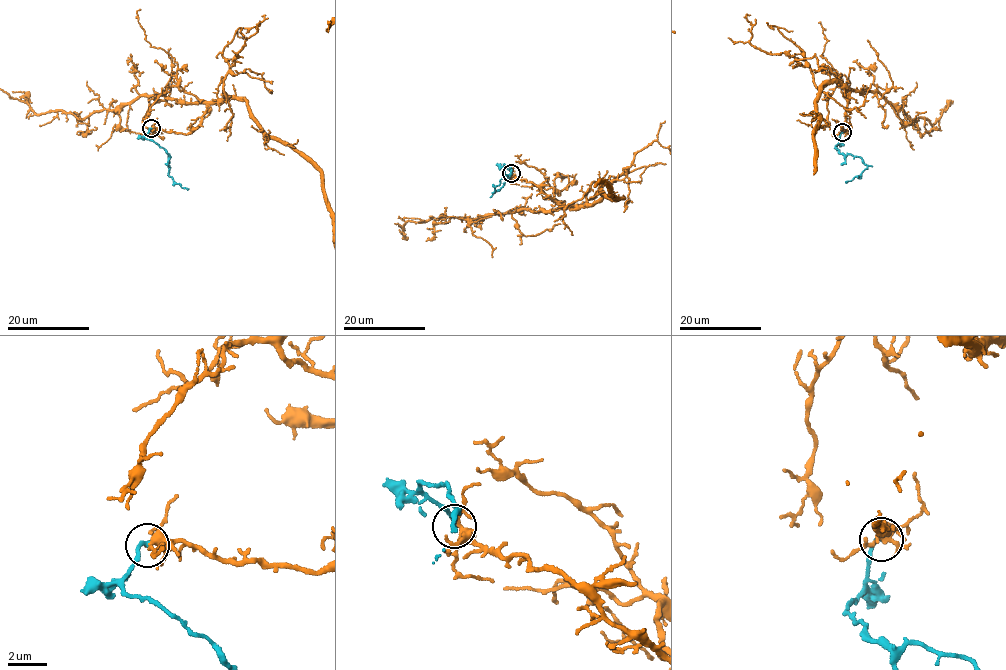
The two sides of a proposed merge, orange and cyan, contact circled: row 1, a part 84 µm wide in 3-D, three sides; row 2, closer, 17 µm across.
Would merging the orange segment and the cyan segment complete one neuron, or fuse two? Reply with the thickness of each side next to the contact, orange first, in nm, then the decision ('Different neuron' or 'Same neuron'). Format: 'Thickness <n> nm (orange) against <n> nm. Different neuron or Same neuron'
Thickness 320 nm (orange) against 200 nm. Same neuron

